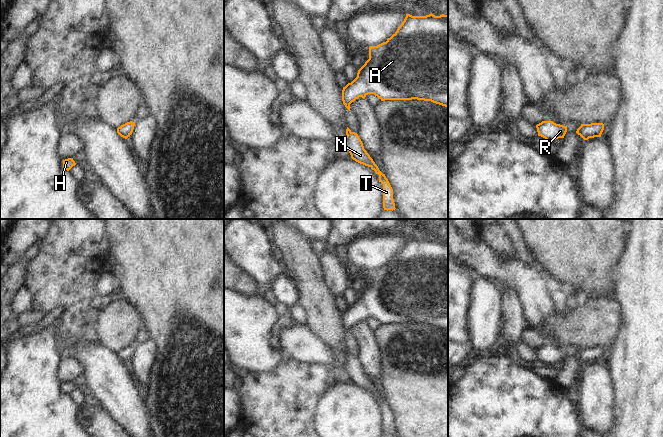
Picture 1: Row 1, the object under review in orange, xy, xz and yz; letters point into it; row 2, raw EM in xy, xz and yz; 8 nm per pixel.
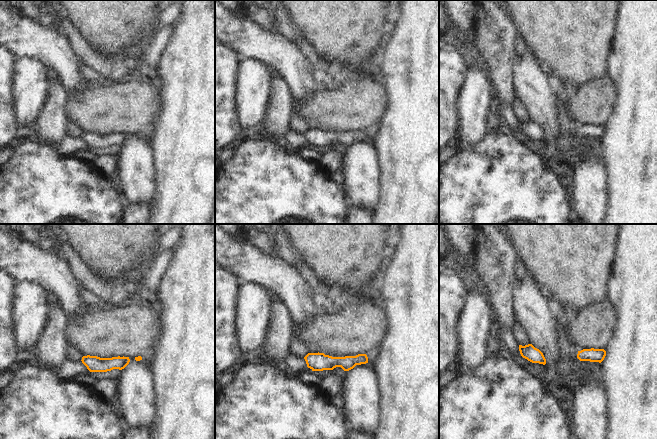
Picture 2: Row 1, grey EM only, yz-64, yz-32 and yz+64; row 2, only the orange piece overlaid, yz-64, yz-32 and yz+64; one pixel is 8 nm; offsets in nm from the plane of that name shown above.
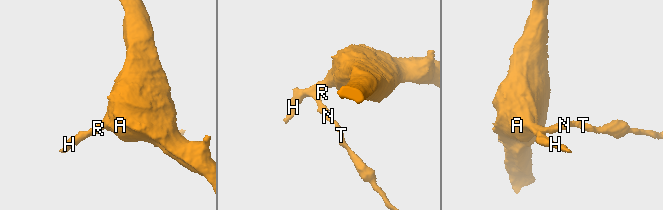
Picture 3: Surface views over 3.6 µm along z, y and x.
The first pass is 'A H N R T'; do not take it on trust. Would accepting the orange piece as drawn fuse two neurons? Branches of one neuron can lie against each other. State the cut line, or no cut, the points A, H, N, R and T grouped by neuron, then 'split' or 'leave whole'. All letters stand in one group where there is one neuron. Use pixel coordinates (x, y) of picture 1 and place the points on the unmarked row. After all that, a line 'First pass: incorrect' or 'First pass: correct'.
cut none; groups A H N R T; leave whole
First pass: correct

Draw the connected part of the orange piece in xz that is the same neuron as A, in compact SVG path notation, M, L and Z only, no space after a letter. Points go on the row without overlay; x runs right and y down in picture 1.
M406 238L397 255L377 270L369 271L369 283L358 294L357 301L342 314L342 325L350 335L350 328L359 321L374 318L385 324L424 324L448 332L448 239L412 240Z

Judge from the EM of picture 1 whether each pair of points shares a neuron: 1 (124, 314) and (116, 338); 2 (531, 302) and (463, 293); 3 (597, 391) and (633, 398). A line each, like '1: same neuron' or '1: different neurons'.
1: same neuron
2: different neurons
3: different neurons

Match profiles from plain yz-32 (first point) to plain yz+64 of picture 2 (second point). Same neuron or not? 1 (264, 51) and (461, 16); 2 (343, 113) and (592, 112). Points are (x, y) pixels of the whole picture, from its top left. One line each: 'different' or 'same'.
1: different
2: same

